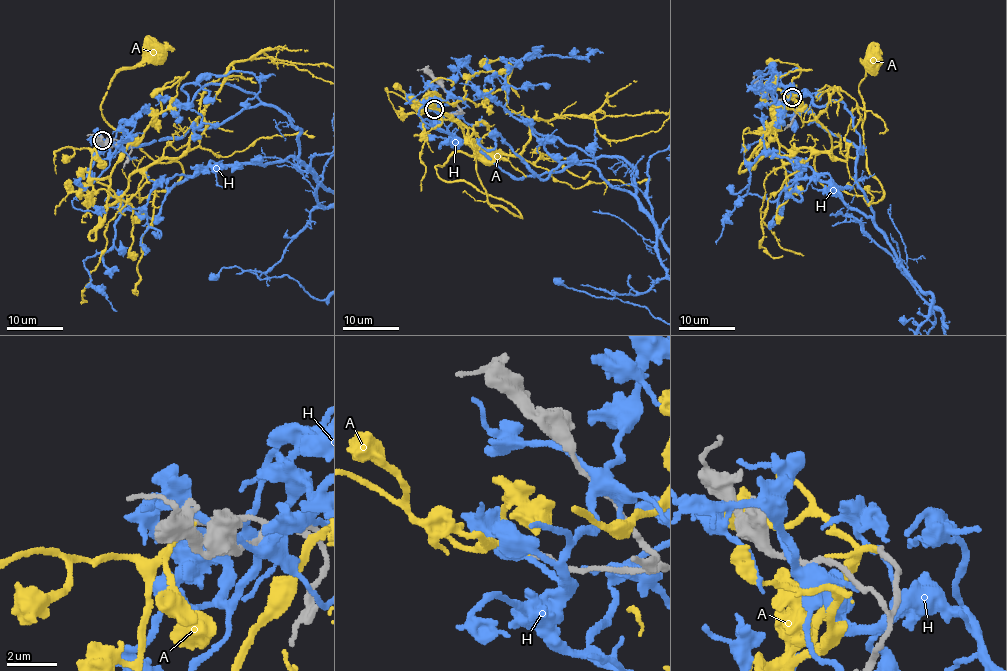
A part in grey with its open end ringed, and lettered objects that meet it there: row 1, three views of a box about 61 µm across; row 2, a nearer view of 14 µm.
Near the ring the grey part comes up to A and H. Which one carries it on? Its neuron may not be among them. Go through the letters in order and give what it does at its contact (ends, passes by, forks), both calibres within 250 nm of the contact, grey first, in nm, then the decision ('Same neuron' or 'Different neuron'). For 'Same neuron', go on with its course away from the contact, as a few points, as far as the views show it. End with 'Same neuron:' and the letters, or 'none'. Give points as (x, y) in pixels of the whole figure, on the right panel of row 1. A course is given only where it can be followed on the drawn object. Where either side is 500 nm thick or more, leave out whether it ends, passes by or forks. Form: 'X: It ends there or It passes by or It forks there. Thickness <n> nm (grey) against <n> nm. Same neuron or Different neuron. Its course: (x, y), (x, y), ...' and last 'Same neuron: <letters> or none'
A: It ends there. Thickness 240 nm (grey) against 200 nm. Same neuron. Its course: (792, 97), (773, 121), (778, 152), (810, 149), (824, 185), (872, 203), (858, 84), (870, 60)
H: It passes by. Thickness 240 nm (grey) against 190 nm. Different neuron
Same neuron: A

